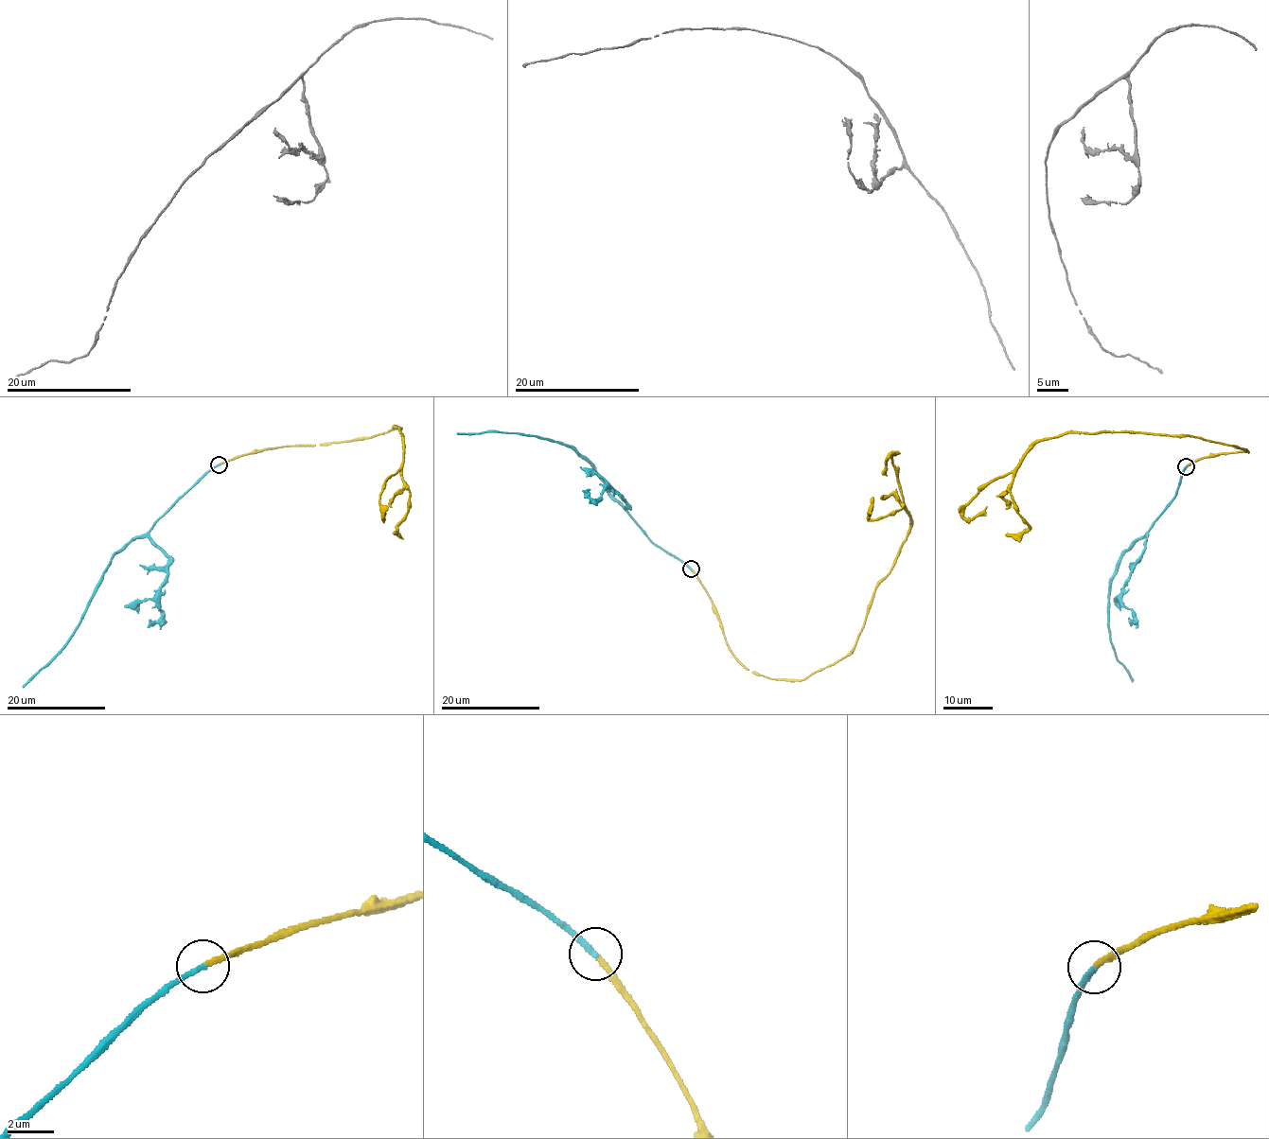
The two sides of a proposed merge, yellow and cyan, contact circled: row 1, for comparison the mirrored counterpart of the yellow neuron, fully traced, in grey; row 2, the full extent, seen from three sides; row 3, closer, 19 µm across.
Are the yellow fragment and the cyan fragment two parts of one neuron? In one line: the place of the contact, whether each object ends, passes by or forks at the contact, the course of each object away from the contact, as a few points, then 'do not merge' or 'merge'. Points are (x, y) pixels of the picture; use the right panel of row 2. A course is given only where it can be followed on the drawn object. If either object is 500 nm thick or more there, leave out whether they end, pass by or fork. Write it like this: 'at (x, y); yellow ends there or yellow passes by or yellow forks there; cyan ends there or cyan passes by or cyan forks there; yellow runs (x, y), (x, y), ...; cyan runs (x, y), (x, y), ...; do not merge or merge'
at (1186, 466); yellow ends there; cyan ends there; yellow runs (1187, 465), (1248, 451), (1189, 435), (1066, 433), (1043, 438), (991, 480), (963, 516), (986, 506); cyan runs (1187, 465), (1172, 500), (1144, 536), (1132, 541), (1112, 578), (1107, 611), (1109, 635), (1119, 660), (1132, 680); merge

